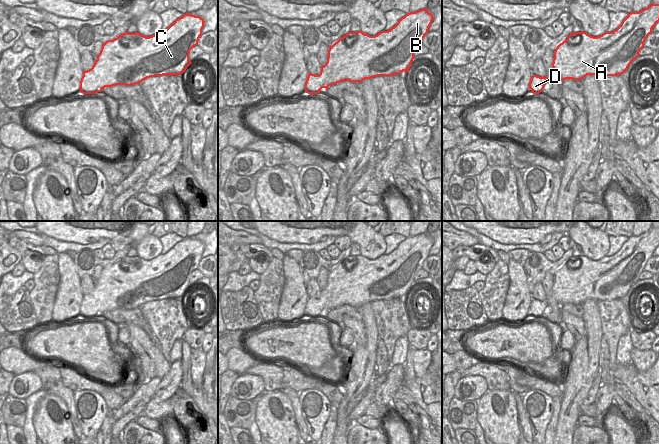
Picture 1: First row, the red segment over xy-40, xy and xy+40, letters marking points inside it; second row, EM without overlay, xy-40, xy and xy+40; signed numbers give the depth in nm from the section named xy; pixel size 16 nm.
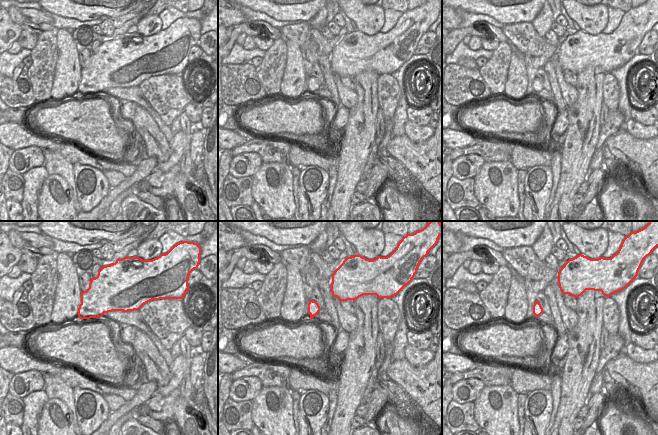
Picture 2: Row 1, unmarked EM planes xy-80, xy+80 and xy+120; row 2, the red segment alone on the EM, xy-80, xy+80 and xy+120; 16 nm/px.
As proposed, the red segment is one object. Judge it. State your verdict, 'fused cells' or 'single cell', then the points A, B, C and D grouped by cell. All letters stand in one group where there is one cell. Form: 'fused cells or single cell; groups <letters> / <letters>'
single cell; groups A B C D

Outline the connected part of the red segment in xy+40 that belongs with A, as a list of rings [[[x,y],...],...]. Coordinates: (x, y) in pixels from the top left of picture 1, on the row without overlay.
[[[650,228],[639,236],[631,236],[613,256],[605,256],[594,261],[586,256],[571,257],[554,275],[552,291],[556,301],[561,305],[566,303],[582,304],[587,299],[597,301],[621,299],[639,280],[640,274],[653,251],[659,246],[659,228]]]

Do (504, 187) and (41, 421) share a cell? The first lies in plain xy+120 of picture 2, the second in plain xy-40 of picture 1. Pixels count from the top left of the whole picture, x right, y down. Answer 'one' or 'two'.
one

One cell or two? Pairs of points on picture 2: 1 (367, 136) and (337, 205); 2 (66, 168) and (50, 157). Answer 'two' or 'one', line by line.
1: one
2: one

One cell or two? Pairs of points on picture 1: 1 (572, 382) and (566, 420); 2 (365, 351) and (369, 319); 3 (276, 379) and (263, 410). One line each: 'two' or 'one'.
1: one
2: one
3: two

